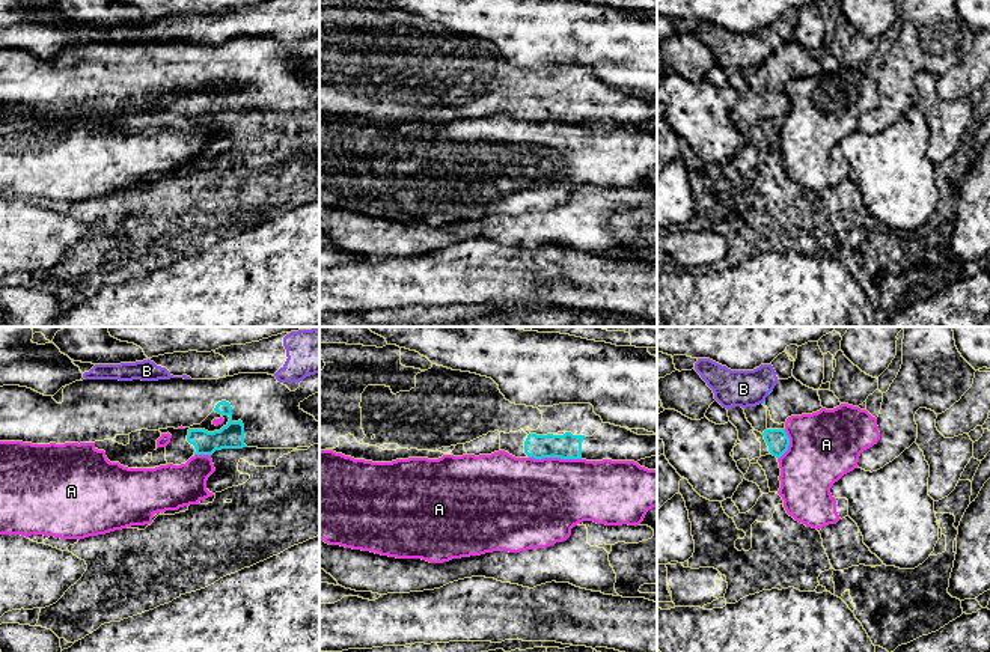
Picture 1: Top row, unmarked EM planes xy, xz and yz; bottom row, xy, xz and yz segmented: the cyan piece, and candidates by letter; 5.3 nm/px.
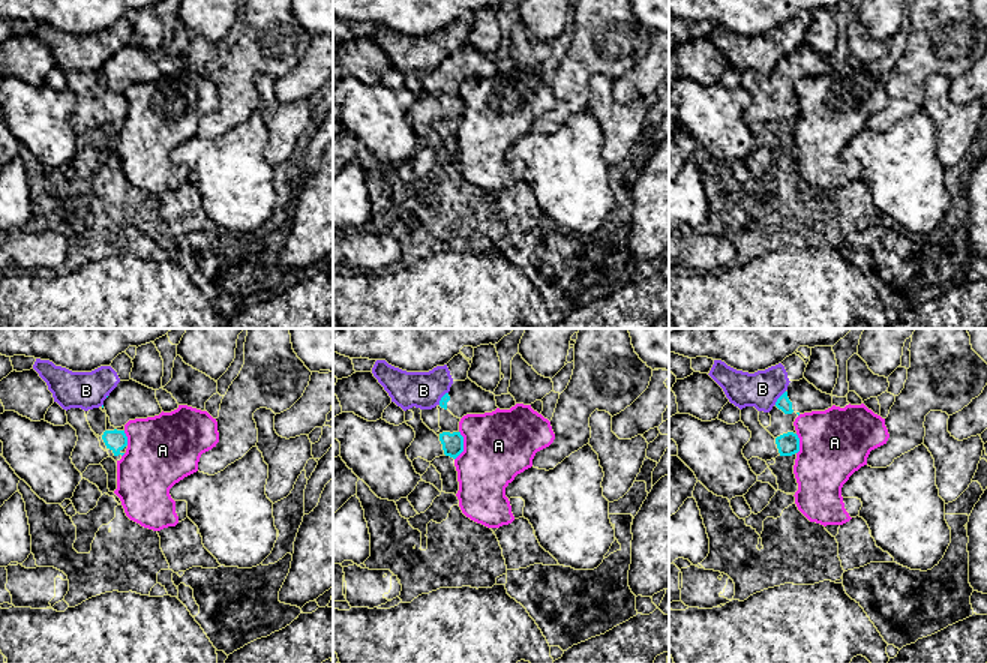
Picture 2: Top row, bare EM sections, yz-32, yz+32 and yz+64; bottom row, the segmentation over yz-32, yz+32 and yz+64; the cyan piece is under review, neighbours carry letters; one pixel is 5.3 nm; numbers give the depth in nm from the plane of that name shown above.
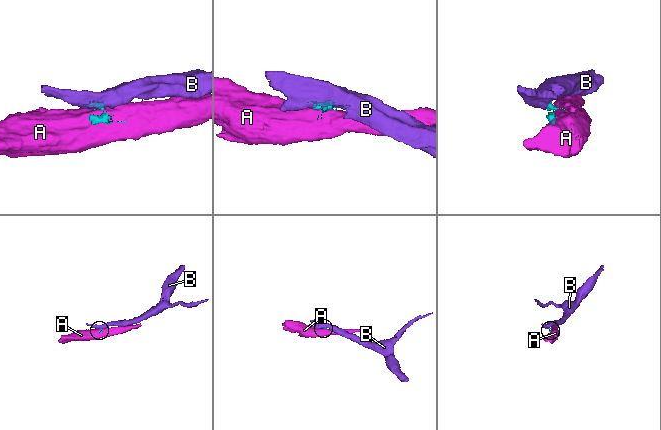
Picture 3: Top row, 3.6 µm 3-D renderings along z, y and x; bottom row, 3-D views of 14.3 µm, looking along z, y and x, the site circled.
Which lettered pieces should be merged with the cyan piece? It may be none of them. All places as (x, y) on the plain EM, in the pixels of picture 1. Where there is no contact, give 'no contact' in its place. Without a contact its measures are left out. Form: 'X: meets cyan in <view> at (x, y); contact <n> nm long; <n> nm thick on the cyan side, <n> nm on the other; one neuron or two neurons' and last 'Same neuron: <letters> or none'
A: meets cyan in xz at (555, 119); contact 280 nm long; 140 nm thick on the cyan side, 440 nm on the other; two neurons
B: meets cyan in yz at (770, 54); contact 40 nm long; 20 nm thick on the cyan side, 190 nm on the other; two neurons
Same neuron: none

